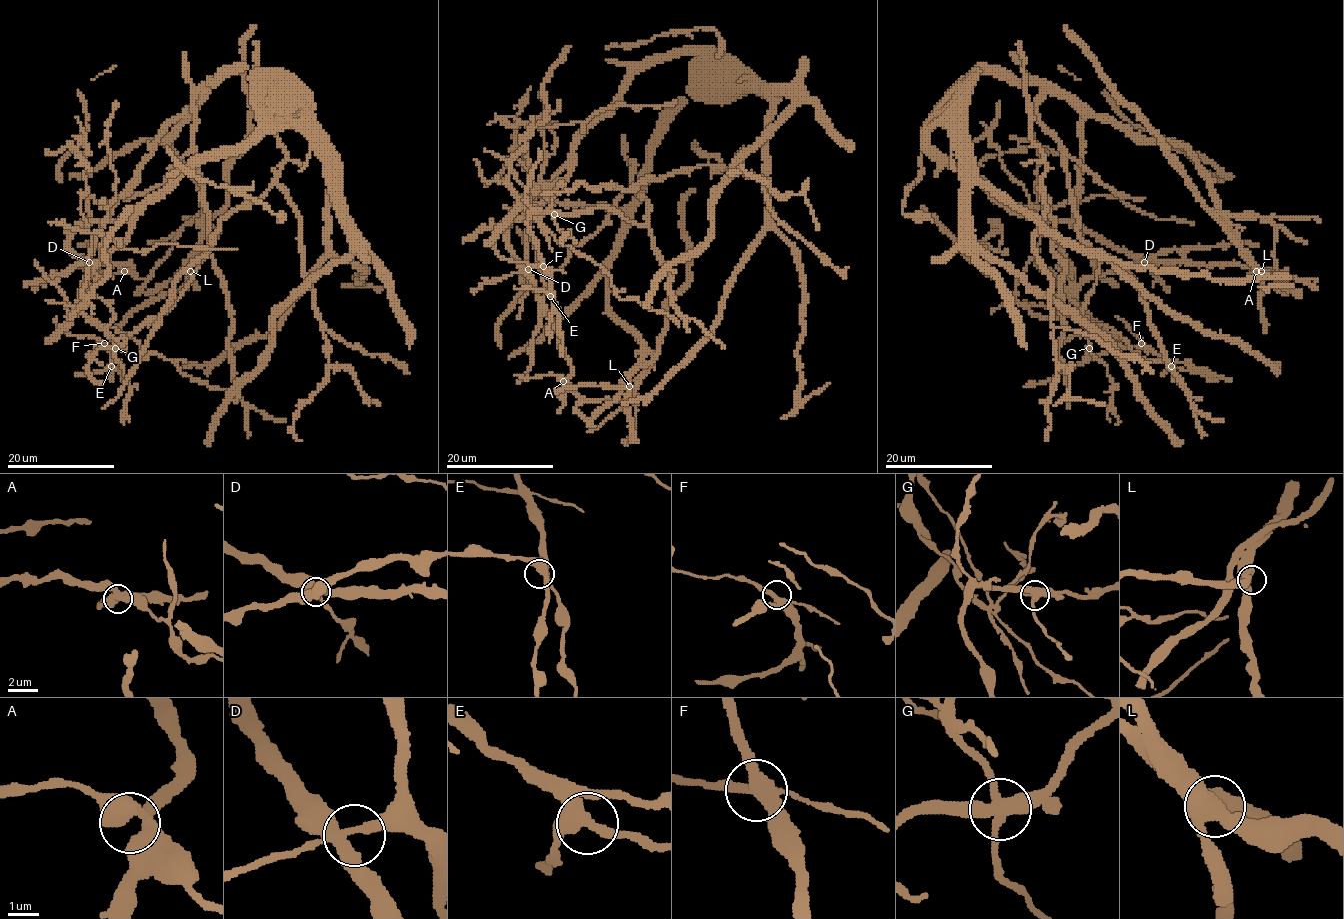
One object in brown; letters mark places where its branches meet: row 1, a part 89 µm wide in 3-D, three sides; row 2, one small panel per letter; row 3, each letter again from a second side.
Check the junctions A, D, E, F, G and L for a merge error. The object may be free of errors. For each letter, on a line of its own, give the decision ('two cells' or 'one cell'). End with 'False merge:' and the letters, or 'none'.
A: one cell
D: one cell
E: one cell
F: one cell
G: two cells
L: one cell
False merge: G

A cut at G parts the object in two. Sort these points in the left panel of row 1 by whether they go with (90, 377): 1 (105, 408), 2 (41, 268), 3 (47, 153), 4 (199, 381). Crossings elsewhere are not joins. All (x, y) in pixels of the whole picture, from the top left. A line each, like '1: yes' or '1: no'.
1: yes
2: no
3: no
4: no

